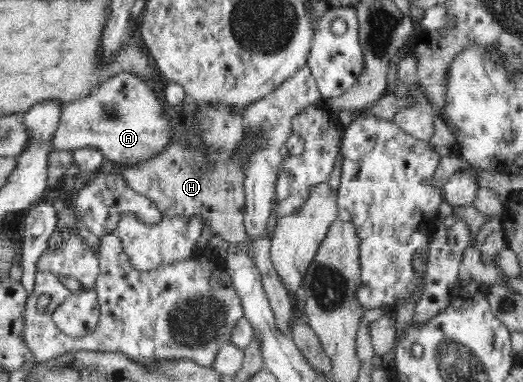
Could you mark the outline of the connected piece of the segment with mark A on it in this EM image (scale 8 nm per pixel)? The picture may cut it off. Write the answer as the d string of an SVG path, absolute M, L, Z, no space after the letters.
M123 73L105 81L89 96L62 107L59 125L53 135L53 151L81 148L98 149L102 156L117 165L135 165L158 157L173 143L171 119L161 107L153 88L141 79Z

